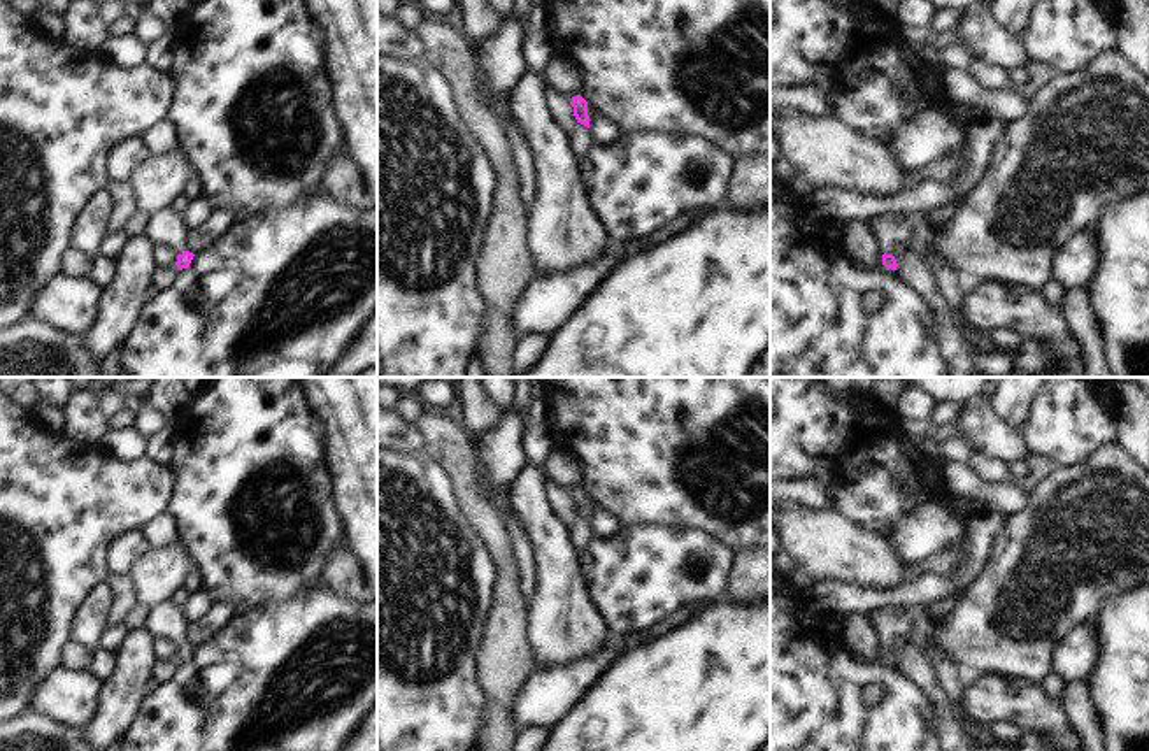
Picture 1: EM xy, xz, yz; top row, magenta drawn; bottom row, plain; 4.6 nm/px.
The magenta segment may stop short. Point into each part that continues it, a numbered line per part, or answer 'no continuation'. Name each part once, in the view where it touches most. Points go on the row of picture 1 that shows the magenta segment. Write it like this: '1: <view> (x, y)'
1: yz (893, 234)

